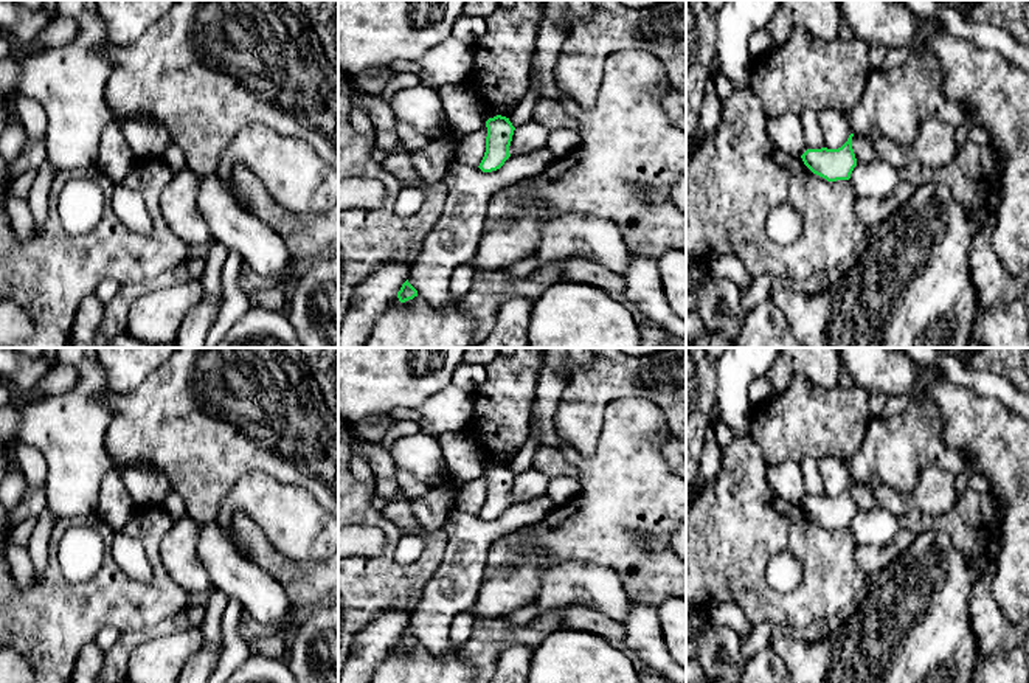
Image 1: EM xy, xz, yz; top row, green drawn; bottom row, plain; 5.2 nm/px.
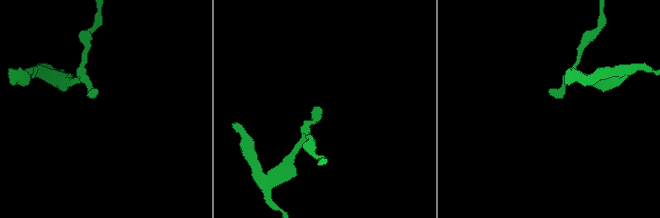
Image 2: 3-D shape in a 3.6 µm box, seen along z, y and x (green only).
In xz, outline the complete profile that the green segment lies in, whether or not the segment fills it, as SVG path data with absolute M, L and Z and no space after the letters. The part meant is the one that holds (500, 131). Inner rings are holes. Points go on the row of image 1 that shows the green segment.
M497 115L486 121L487 137L486 137L486 152L480 163L483 172L492 172L500 169L504 161L511 157L509 146L515 127L509 118Z

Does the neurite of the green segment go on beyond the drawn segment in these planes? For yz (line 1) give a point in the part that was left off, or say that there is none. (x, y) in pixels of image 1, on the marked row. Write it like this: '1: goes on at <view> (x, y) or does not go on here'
1: does not go on here

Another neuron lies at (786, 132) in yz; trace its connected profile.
M796 113L767 118L767 137L792 157L801 157L807 151L801 120Z

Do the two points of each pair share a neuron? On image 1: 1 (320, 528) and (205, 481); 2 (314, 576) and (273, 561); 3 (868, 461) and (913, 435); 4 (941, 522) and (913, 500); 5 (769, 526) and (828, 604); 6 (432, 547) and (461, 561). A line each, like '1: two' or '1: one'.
1: two
2: one
3: one
4: two
5: one
6: two

